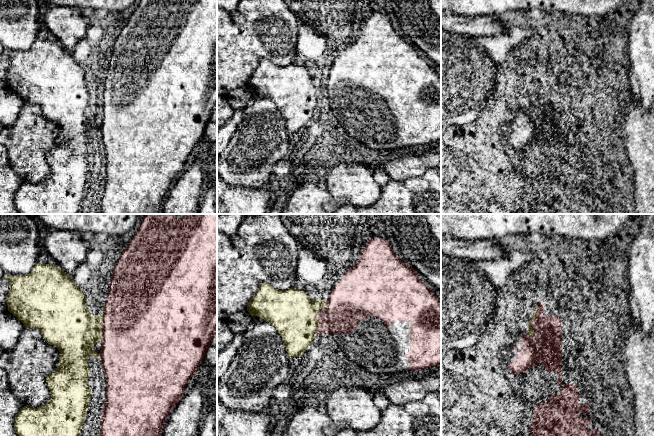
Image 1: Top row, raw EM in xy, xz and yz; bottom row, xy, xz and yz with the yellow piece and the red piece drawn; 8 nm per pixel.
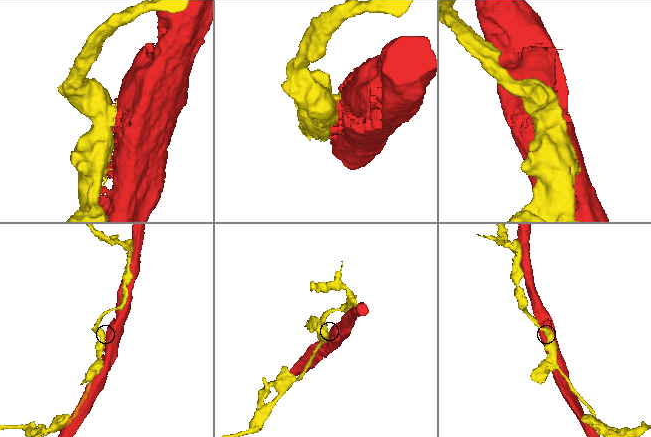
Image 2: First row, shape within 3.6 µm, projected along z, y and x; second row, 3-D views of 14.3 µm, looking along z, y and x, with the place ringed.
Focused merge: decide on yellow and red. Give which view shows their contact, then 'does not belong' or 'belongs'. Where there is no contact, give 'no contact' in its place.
meets yellow in xz; does not belong

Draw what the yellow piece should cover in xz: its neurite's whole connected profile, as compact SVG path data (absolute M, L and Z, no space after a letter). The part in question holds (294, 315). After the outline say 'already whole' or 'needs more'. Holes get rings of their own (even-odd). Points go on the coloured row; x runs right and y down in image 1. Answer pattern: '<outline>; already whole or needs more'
M269 283L259 285L257 292L247 304L251 316L258 316L276 327L282 337L289 358L301 356L306 352L316 335L318 312L326 309L327 301L311 300L303 290L291 287L278 290Z; already whole

